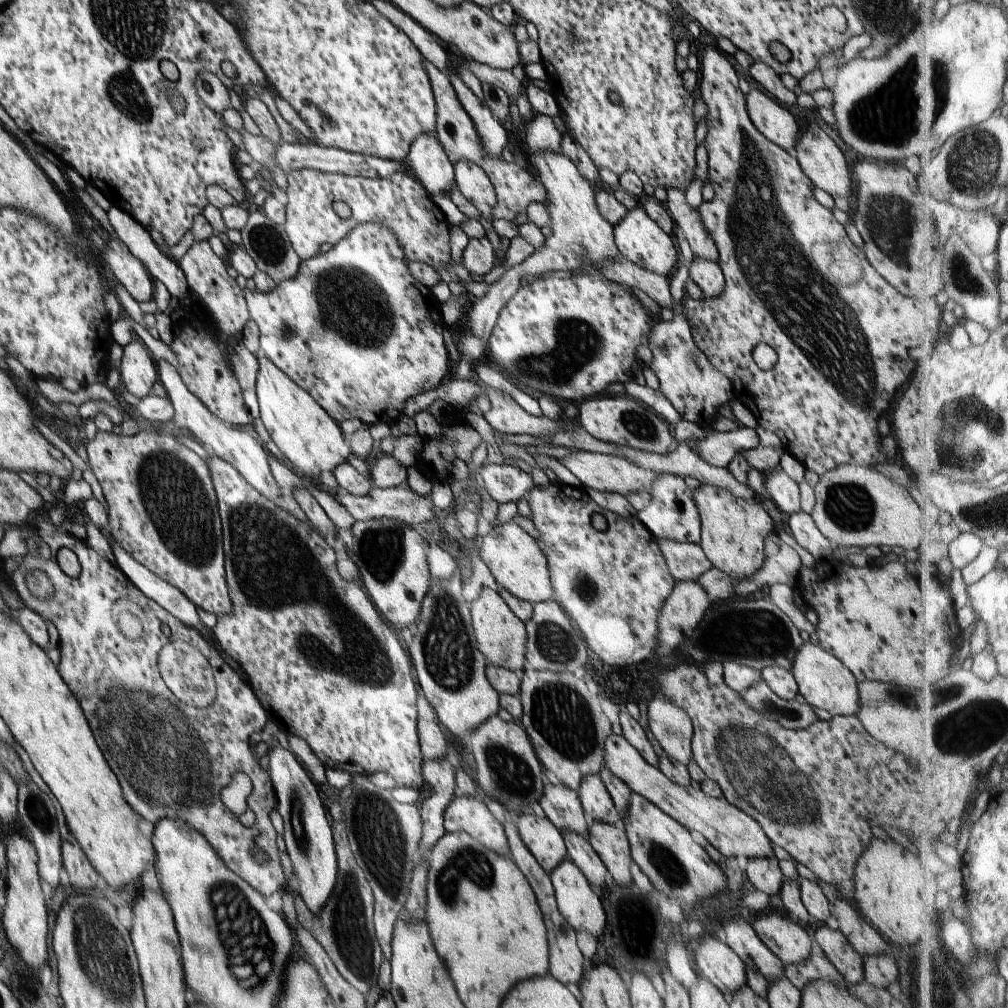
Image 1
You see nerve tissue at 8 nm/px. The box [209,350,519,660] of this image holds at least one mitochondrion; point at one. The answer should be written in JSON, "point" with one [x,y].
{"point":[262,544]}

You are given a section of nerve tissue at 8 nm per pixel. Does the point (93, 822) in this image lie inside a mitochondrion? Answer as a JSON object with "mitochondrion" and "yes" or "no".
{"mitochondrion":"no"}

